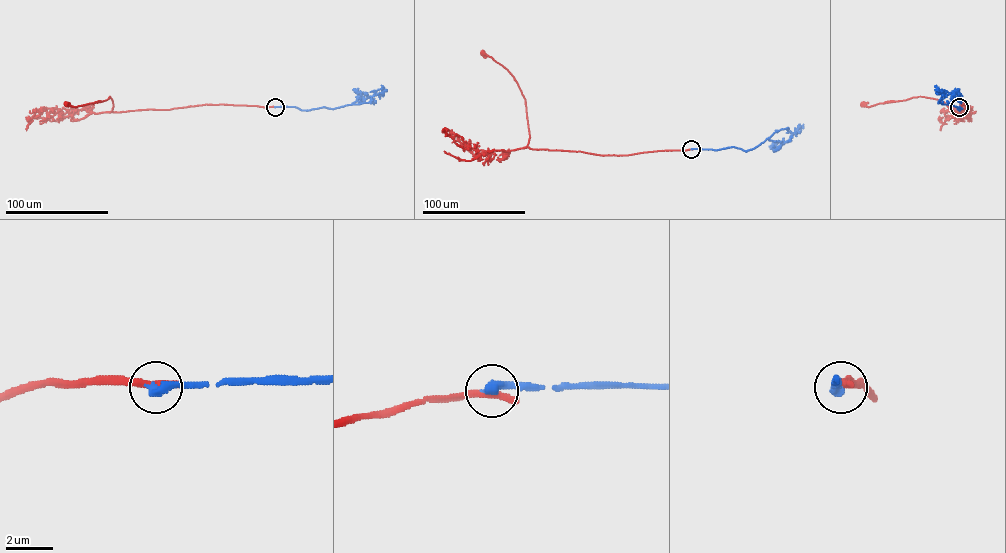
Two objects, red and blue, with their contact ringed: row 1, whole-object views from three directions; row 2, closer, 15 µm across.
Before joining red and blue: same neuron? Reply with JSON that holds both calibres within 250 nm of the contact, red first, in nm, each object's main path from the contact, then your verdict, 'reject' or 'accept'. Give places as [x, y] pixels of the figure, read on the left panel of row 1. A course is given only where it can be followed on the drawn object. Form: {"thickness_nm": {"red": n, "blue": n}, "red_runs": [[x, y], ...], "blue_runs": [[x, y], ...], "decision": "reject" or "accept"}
{"thickness_nm": {"red": 400, "blue": 440}, "red_runs": [[275, 107], [202, 105], [109, 112], [113, 106], [110, 96], [105, 100], [74, 107], [64, 103]], "blue_runs": [[275, 107], [309, 110], [369, 102], [372, 96], [384, 91], [381, 85]], "decision": "reject"}

